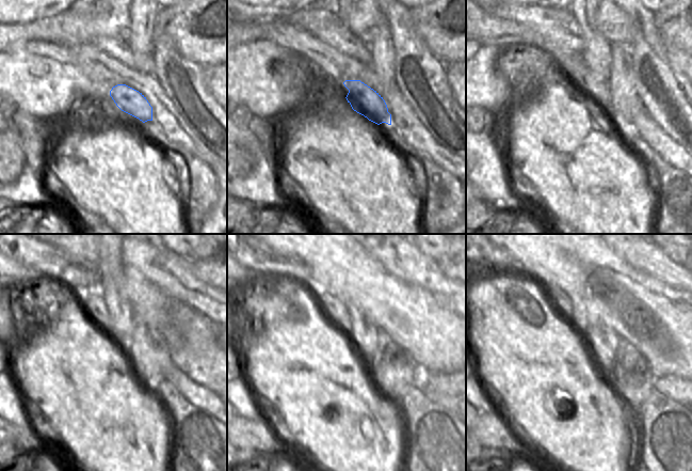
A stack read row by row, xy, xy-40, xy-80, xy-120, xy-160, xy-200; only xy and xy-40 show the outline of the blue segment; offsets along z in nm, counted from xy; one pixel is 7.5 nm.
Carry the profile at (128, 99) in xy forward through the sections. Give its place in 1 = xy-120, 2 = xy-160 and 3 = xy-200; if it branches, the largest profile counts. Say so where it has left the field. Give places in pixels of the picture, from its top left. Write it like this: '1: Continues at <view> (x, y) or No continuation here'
1: Continues at xy-120 (95, 305)
2: Continues at xy-160 (336, 310)
3: Continues at xy-200 (562, 301)

